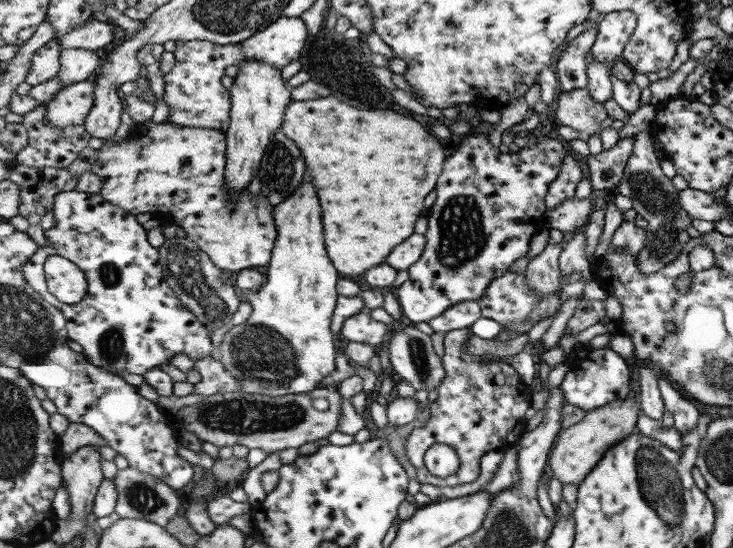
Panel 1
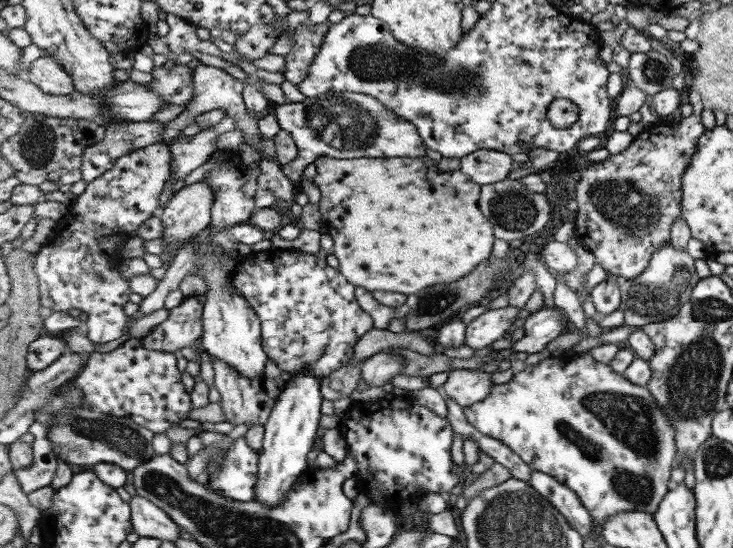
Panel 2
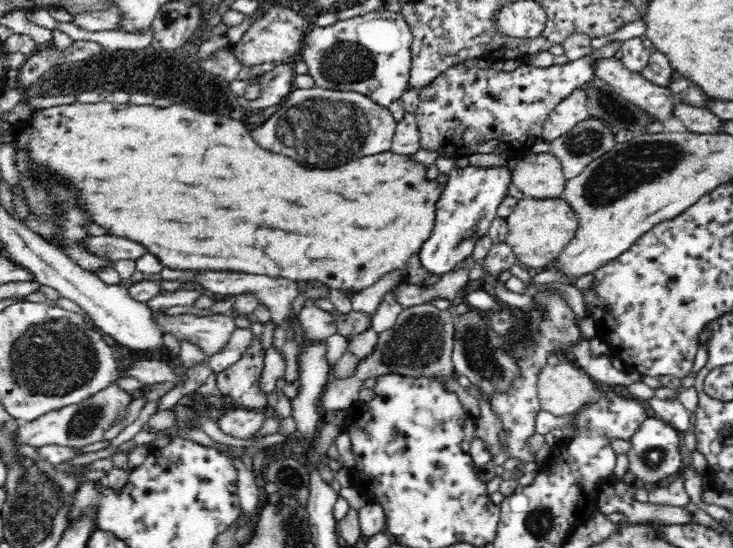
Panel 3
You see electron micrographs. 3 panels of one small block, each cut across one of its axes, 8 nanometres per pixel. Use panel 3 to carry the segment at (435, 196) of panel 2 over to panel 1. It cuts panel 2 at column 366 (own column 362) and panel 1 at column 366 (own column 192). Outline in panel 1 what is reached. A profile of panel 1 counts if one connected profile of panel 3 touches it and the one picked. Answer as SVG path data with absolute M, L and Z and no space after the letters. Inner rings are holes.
M327 96L327 98L319 98L318 100L295 101L293 99L290 107L287 108L286 123L283 124L282 130L303 151L306 164L309 166L309 176L313 176L313 180L319 188L319 198L323 200L323 222L325 222L325 228L327 228L327 250L333 264L342 276L363 275L370 268L385 263L391 252L399 244L403 244L409 236L415 234L415 220L419 220L419 216L425 208L425 198L438 187L439 177L445 167L445 160L448 159L441 142L437 142L437 137L431 134L429 130L425 130L425 126L421 122L407 118L403 114L397 114L393 110L357 110L357 108L337 100L335 96Z

